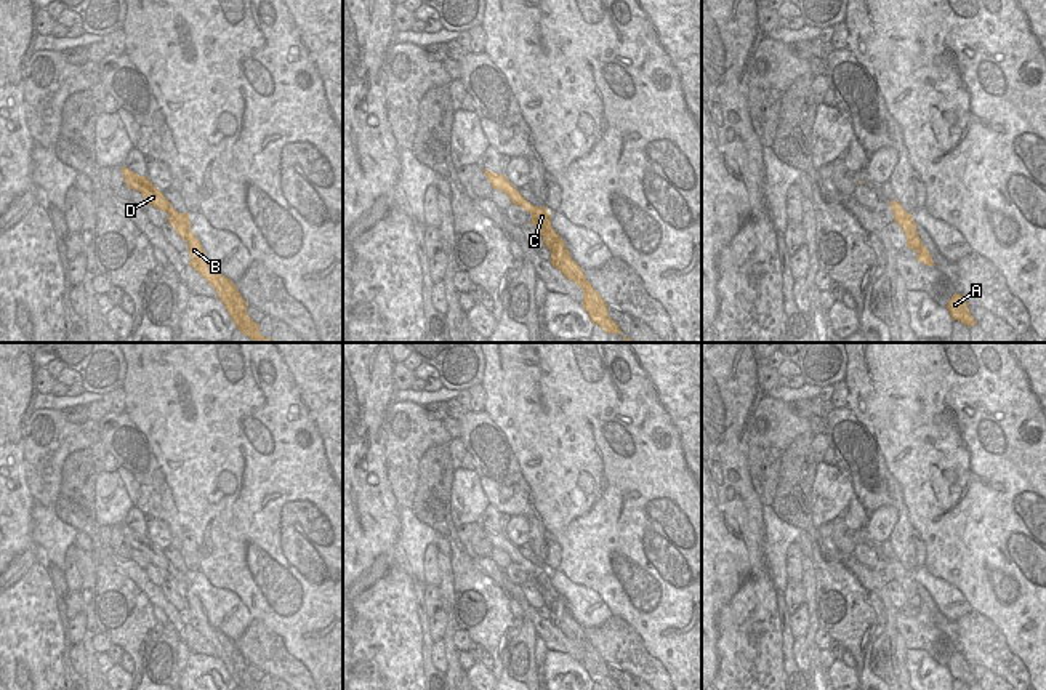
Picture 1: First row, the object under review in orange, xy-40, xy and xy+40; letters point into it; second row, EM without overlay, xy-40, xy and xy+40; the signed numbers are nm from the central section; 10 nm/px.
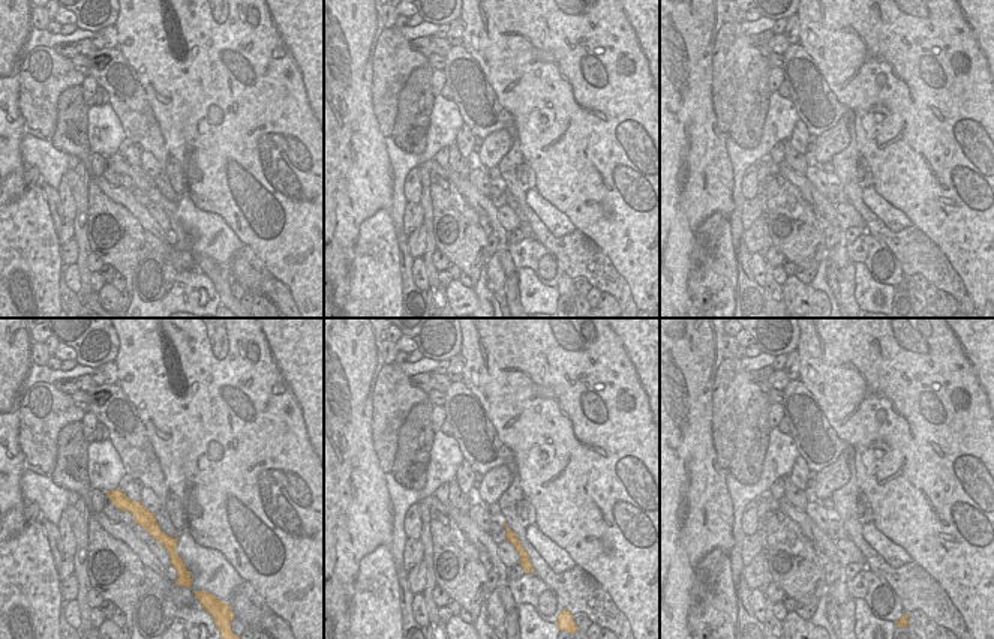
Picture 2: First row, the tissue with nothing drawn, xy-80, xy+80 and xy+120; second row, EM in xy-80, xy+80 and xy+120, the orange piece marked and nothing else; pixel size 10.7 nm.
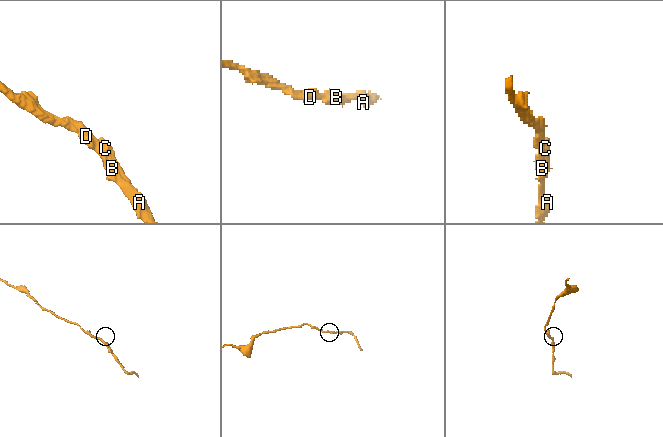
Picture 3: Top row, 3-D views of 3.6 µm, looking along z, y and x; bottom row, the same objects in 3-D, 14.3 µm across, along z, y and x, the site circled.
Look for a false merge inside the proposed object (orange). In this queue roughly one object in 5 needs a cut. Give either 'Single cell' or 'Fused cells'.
Single cell

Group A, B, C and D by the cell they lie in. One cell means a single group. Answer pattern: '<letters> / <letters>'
A B C D

